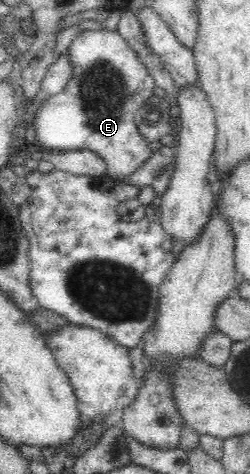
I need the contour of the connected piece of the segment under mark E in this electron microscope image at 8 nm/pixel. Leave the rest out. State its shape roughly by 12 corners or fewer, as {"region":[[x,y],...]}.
{"region":[[84,30],[36,145],[88,149],[109,177],[152,154],[135,114],[154,77],[116,30]]}

